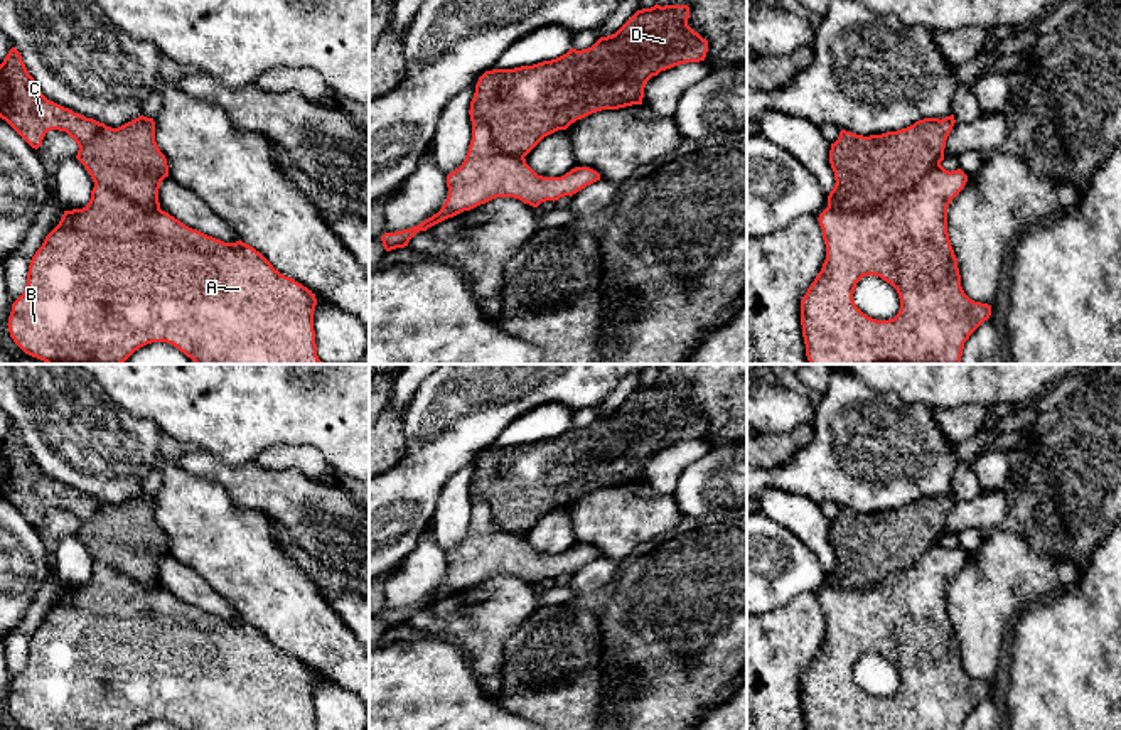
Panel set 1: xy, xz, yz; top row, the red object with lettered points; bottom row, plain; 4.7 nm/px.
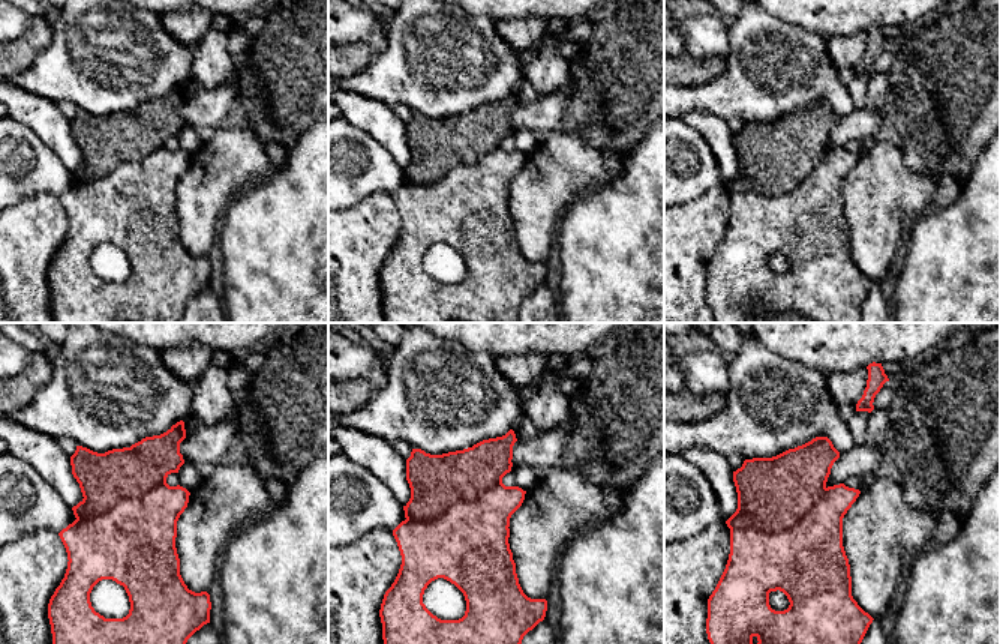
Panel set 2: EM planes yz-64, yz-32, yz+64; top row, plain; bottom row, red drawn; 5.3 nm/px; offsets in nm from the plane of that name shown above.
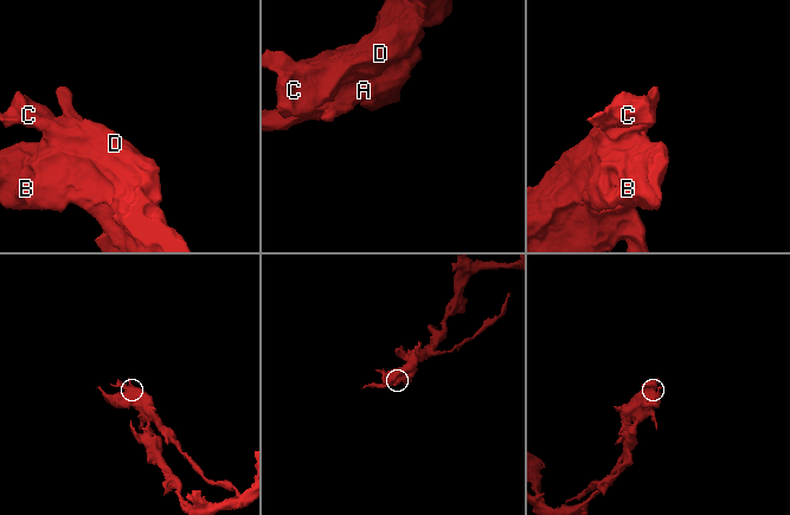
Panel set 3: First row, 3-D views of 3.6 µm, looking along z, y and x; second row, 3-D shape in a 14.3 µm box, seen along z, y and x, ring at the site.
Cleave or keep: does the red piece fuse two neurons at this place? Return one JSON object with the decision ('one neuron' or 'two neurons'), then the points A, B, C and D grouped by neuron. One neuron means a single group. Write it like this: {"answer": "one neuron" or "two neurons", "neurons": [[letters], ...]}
{"answer": "two neurons", "neurons": [["A", "B"], ["C", "D"]]}

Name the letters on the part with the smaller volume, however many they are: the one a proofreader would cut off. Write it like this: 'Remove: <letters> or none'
Remove: C, D

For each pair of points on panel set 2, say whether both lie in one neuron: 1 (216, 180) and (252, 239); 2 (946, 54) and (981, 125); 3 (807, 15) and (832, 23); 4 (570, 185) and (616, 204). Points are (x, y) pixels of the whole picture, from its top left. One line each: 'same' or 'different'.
1: different
2: same
3: same
4: different

